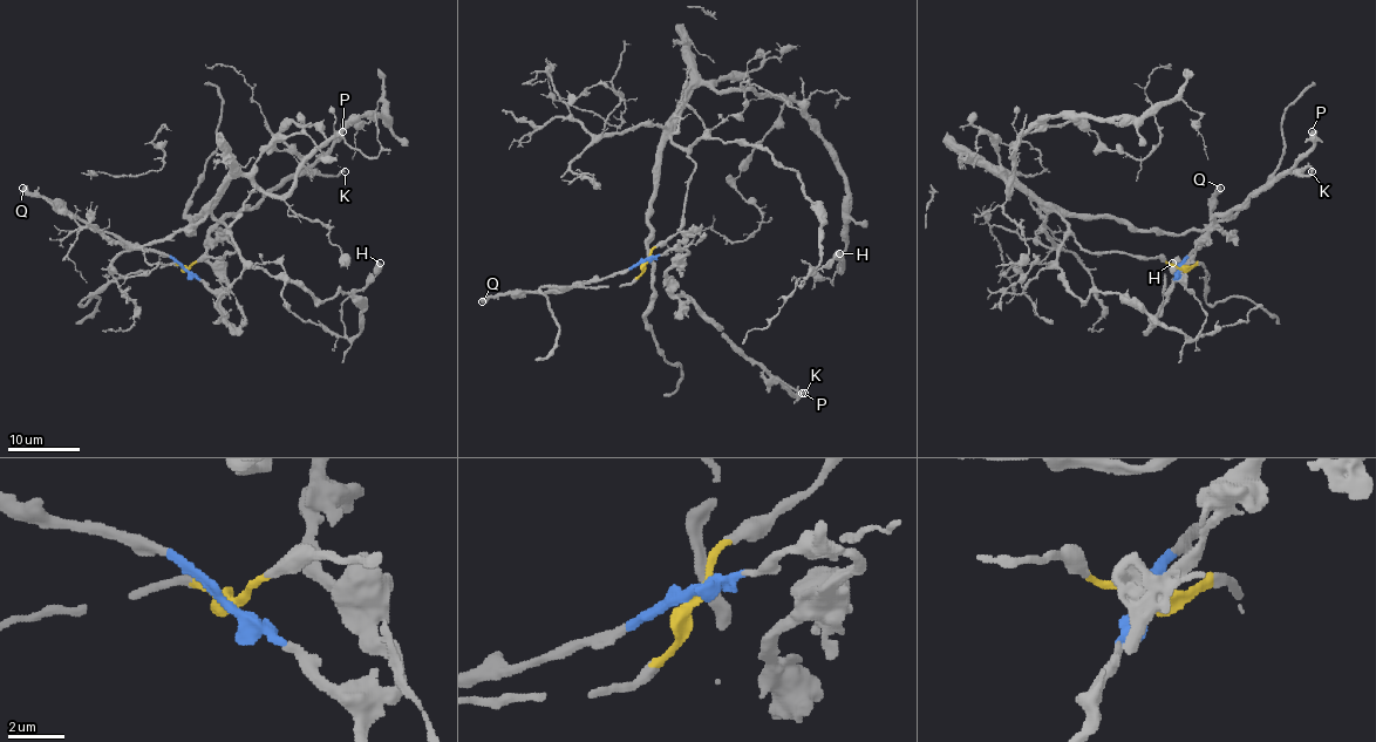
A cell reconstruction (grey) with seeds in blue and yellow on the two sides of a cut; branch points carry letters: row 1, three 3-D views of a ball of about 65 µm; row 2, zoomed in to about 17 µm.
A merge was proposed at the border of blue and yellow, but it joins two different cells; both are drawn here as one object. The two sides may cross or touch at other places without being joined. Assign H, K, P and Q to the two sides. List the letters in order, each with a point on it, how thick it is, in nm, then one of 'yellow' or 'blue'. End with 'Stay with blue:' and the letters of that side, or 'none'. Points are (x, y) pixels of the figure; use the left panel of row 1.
H: (380, 263) | 650 nm | yellow
K: (345, 171) | 240 nm | blue
P: (342, 131) | 360 nm | blue
Q: (22, 188) | 550 nm | blue
Stay with blue: K, P, Q

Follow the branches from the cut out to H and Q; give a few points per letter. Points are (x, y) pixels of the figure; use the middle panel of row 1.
H: (644, 261), (680, 225), (702, 138), (760, 144), (798, 174), (822, 224), (802, 287), (839, 252)
Q: (644, 261), (626, 271), (579, 281), (572, 288), (506, 292), (482, 301)

